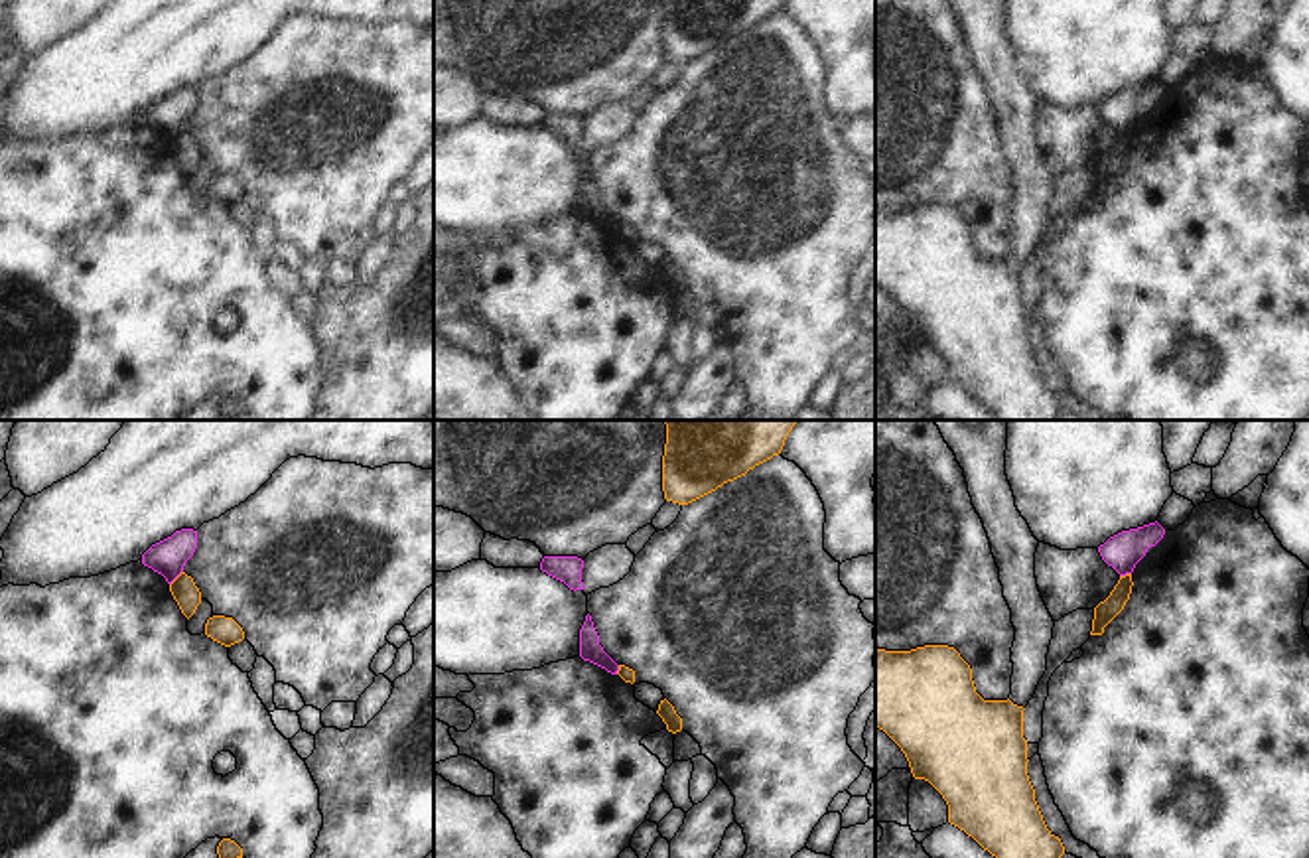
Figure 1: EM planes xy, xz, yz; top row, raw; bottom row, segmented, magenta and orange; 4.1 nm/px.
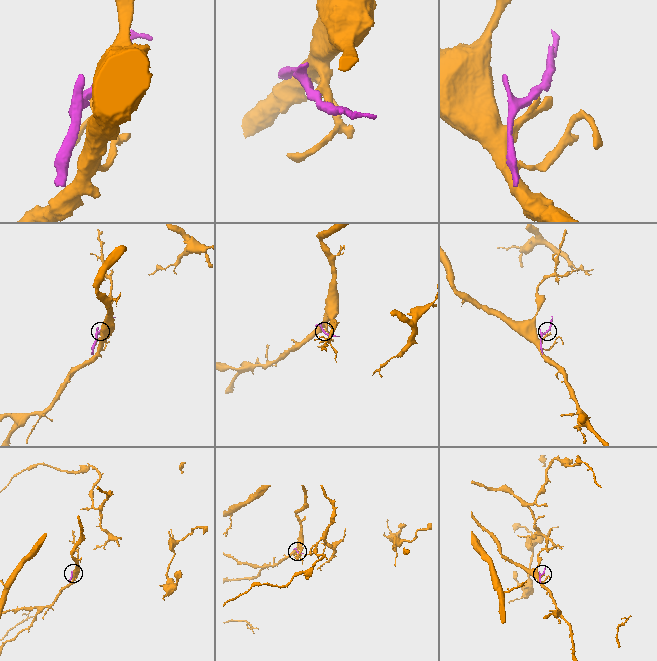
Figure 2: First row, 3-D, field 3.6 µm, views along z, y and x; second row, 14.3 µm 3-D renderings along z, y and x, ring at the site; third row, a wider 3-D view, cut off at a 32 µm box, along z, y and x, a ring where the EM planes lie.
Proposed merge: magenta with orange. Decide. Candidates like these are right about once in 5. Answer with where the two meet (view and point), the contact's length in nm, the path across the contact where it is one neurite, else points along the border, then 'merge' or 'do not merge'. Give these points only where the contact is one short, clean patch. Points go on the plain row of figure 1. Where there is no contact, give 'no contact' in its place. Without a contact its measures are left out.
meets magenta in xy at (176, 135); contact 80 nm long; border along xy (182, 129), (170, 142); do not merge

